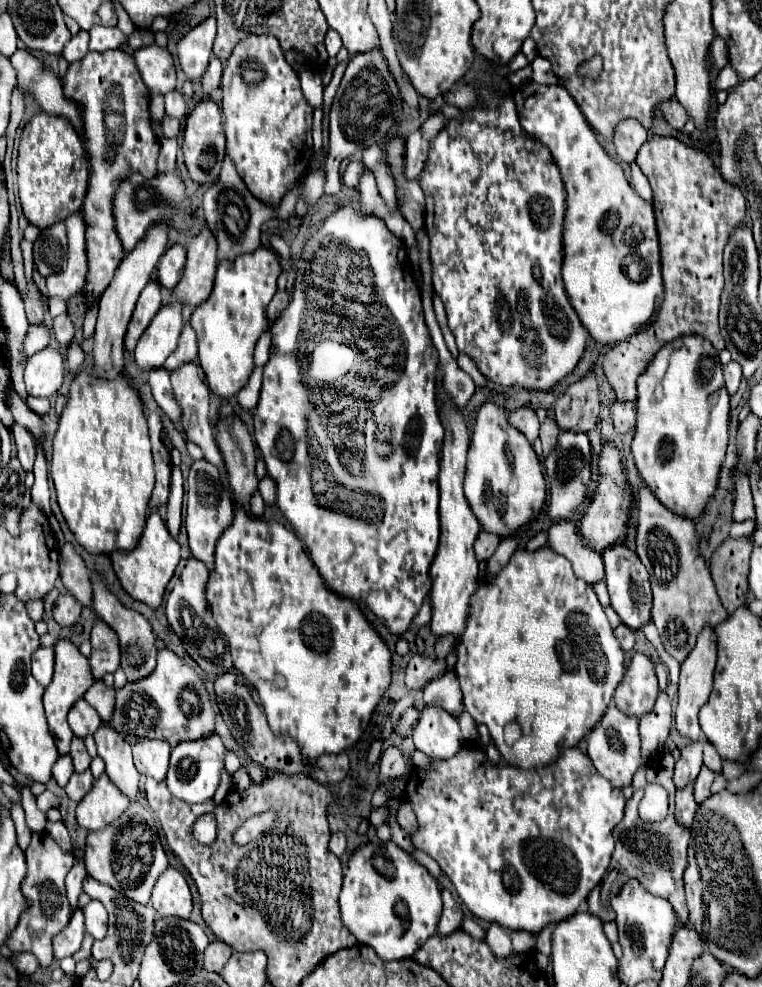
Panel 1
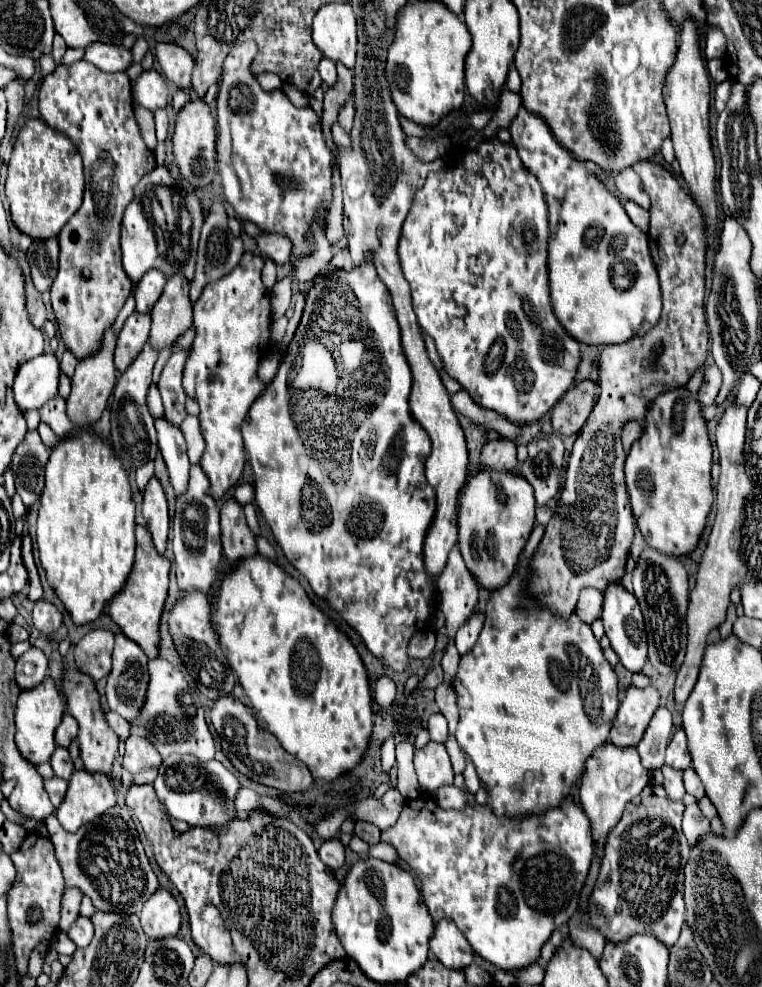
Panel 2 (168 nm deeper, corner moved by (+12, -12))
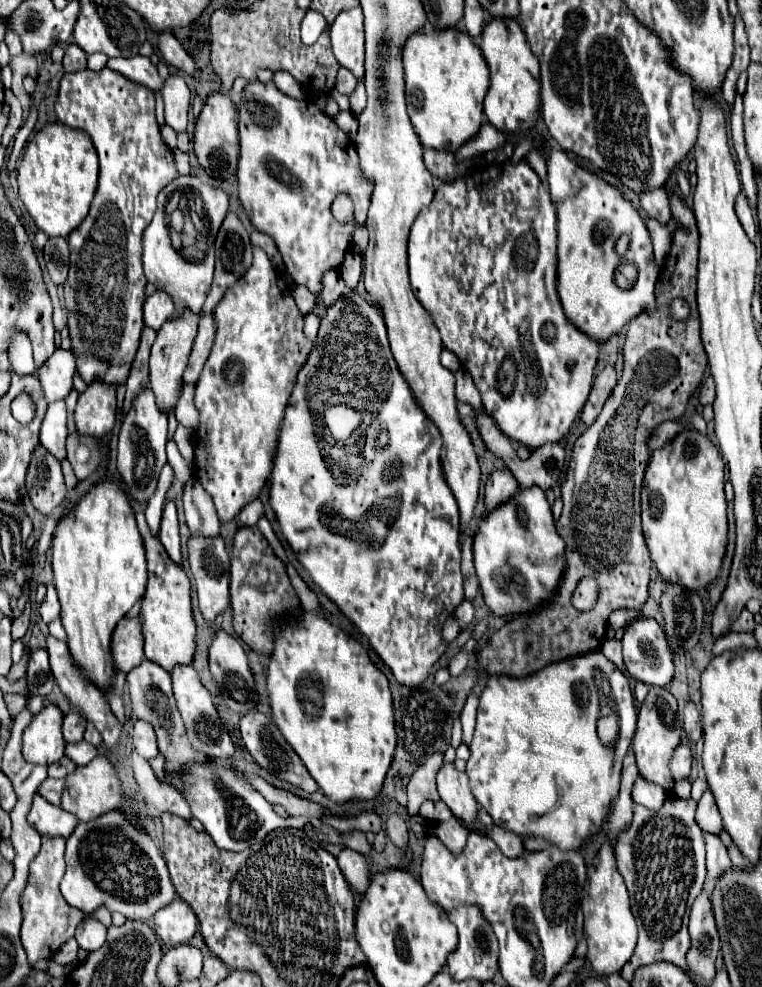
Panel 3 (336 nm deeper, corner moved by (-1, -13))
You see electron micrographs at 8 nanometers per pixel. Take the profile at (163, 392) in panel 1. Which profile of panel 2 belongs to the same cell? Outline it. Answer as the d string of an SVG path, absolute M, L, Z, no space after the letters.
M164 418L156 420L156 430L158 430L158 444L166 462L166 470L170 476L170 484L174 488L174 496L182 496L186 492L186 482L188 482L188 472L190 472L190 462L186 456L186 444L180 428L168 424Z

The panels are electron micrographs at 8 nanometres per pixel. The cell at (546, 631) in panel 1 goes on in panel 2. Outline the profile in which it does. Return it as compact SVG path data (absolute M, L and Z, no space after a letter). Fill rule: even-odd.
M518 568L518 572L510 578L508 584L504 584L502 588L498 588L490 594L490 600L486 604L486 622L484 622L484 628L480 632L480 638L478 638L474 650L460 660L460 668L458 668L458 674L454 678L454 690L456 690L456 696L458 696L458 708L460 708L460 722L458 722L458 728L456 728L456 740L458 740L460 748L468 754L468 758L472 760L472 764L478 772L478 778L488 792L488 806L492 808L492 812L498 814L498 816L514 816L514 818L542 814L550 808L562 806L562 802L566 800L566 786L574 786L584 776L586 760L592 756L592 752L598 746L608 742L608 732L612 728L612 722L616 720L618 704L620 704L616 672L612 670L612 666L604 658L602 648L600 648L598 640L594 638L590 626L582 624L582 620L578 620L576 614L572 616L572 620L562 620L562 618L558 620L548 610L540 608L534 600L522 596L526 576L528 576L528 570ZM590 706L596 706L596 714L600 714L594 720L588 716ZM514 784L522 784L522 792L514 790L512 788Z

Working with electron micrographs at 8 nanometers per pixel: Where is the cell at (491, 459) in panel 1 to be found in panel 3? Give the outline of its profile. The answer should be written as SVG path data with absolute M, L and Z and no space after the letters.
M533 485L521 489L511 501L497 505L483 517L473 543L475 571L485 603L495 615L515 615L535 609L535 605L547 601L547 593L559 585L565 543L555 531L549 509L545 491Z

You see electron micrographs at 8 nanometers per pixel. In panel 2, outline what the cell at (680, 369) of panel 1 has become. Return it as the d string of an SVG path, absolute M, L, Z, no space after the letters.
M684 386L660 394L654 406L648 410L642 438L632 444L632 450L626 458L626 484L628 484L632 512L638 530L642 532L650 548L666 556L680 558L680 556L688 556L698 546L698 540L704 532L706 518L714 502L710 468L712 468L712 442L706 430L706 422L700 416L698 400Z

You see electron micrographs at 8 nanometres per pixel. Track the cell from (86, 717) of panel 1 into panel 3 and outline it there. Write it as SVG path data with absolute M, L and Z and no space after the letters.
M69 711L63 719L63 737L67 743L83 741L85 733L85 719L77 711Z

